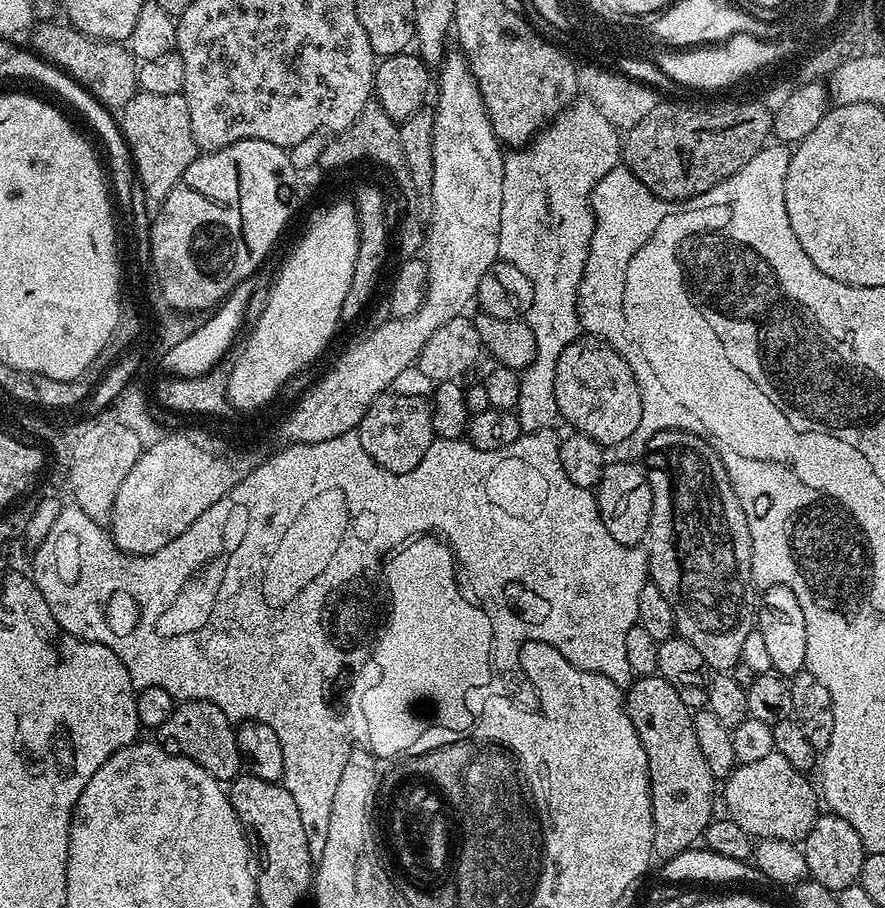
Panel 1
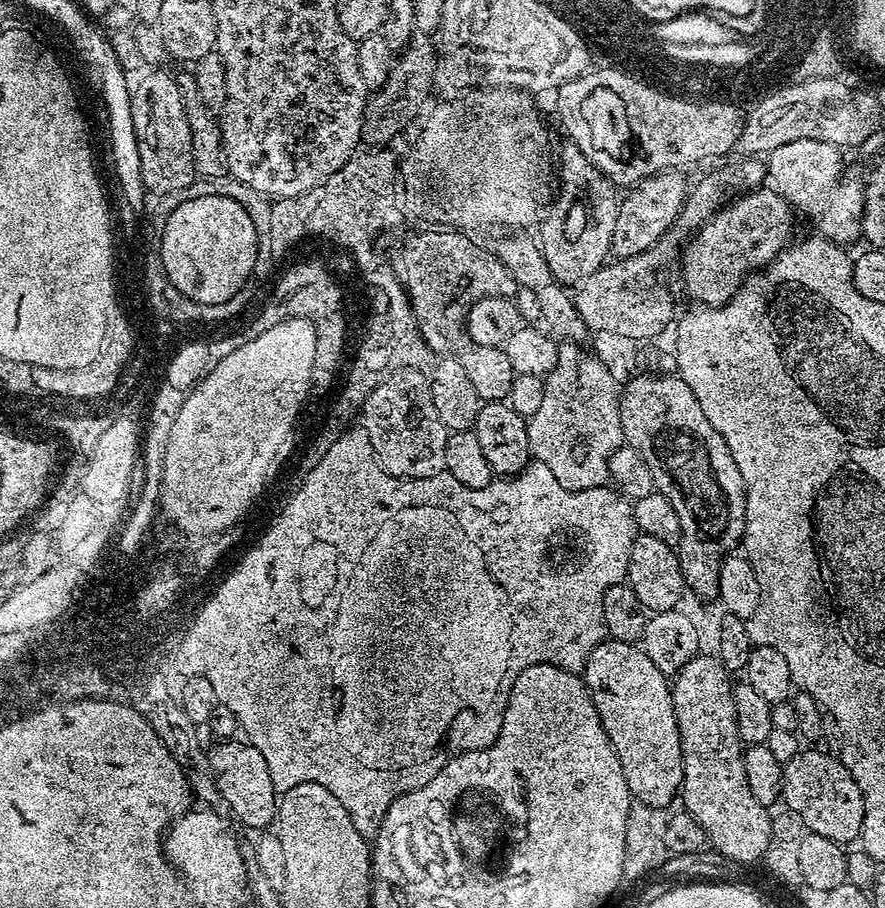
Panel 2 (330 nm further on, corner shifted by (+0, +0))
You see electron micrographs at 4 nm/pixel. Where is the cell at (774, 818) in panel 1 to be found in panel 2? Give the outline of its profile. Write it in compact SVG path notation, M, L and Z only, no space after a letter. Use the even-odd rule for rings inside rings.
M801 750L790 763L784 765L784 791L782 804L785 809L798 814L808 832L822 834L834 842L848 846L862 830L864 799L858 782L844 765L843 759L827 756L824 752Z

